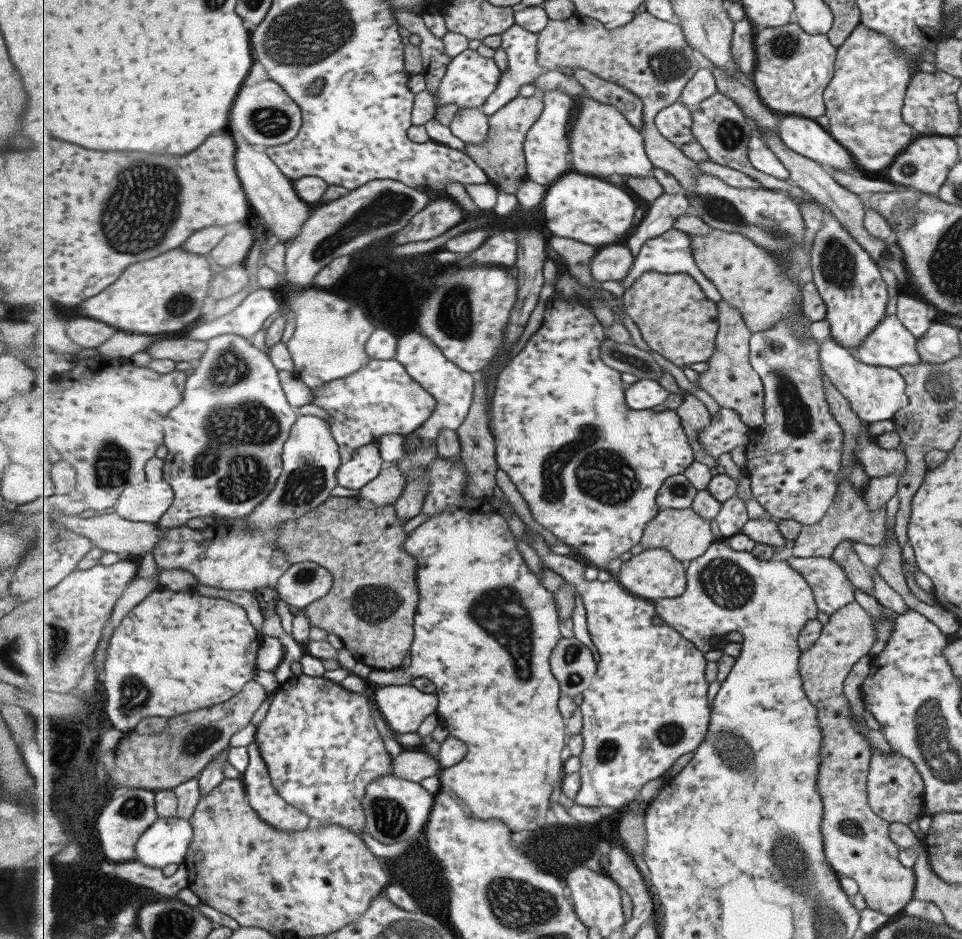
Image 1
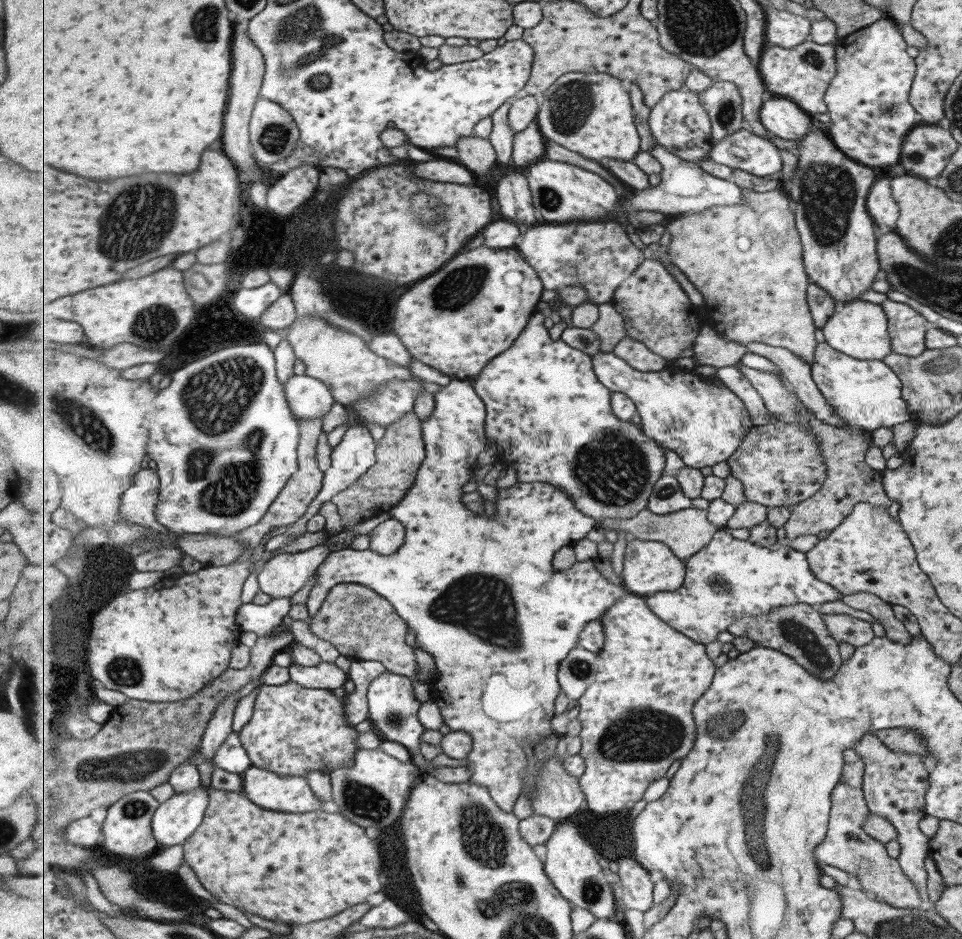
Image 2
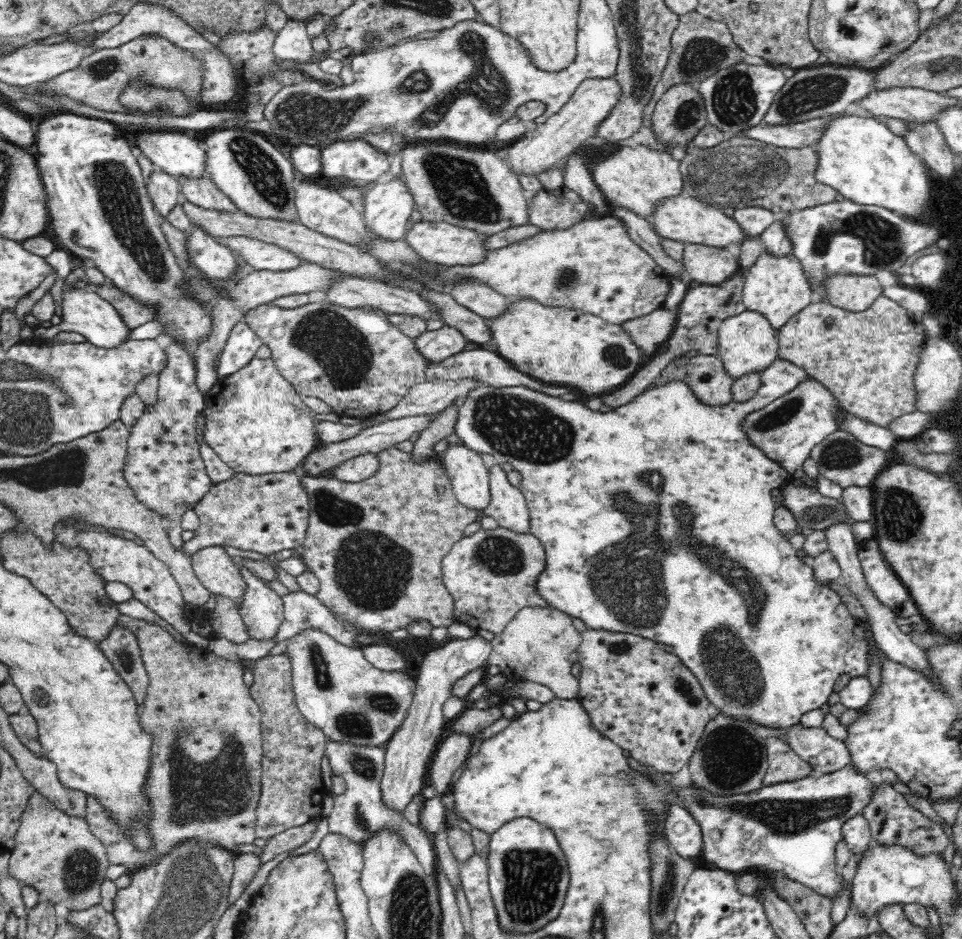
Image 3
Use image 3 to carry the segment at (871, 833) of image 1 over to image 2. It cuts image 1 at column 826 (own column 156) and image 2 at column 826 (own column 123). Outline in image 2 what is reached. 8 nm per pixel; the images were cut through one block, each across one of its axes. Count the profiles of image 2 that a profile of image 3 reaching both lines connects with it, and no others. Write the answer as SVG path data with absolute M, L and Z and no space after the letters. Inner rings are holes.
M831 613L822 617L827 630L836 639L837 644L845 642L851 646L859 647L874 637L869 623L847 613ZM851 748L843 750L843 769L837 784L831 790L825 836L813 848L813 858L822 864L851 873L857 878L861 890L893 908L926 908L917 893L917 887L903 874L896 859L889 858L884 845L861 830L861 823L869 813L864 801L863 774L864 762L860 755Z

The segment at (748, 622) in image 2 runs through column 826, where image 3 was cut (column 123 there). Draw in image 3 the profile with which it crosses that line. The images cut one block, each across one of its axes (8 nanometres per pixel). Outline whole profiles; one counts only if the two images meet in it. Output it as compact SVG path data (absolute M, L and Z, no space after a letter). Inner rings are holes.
M117 624L99 642L99 647L131 688L136 704L142 706L147 695L149 676L141 659L138 636L124 628L123 624Z

